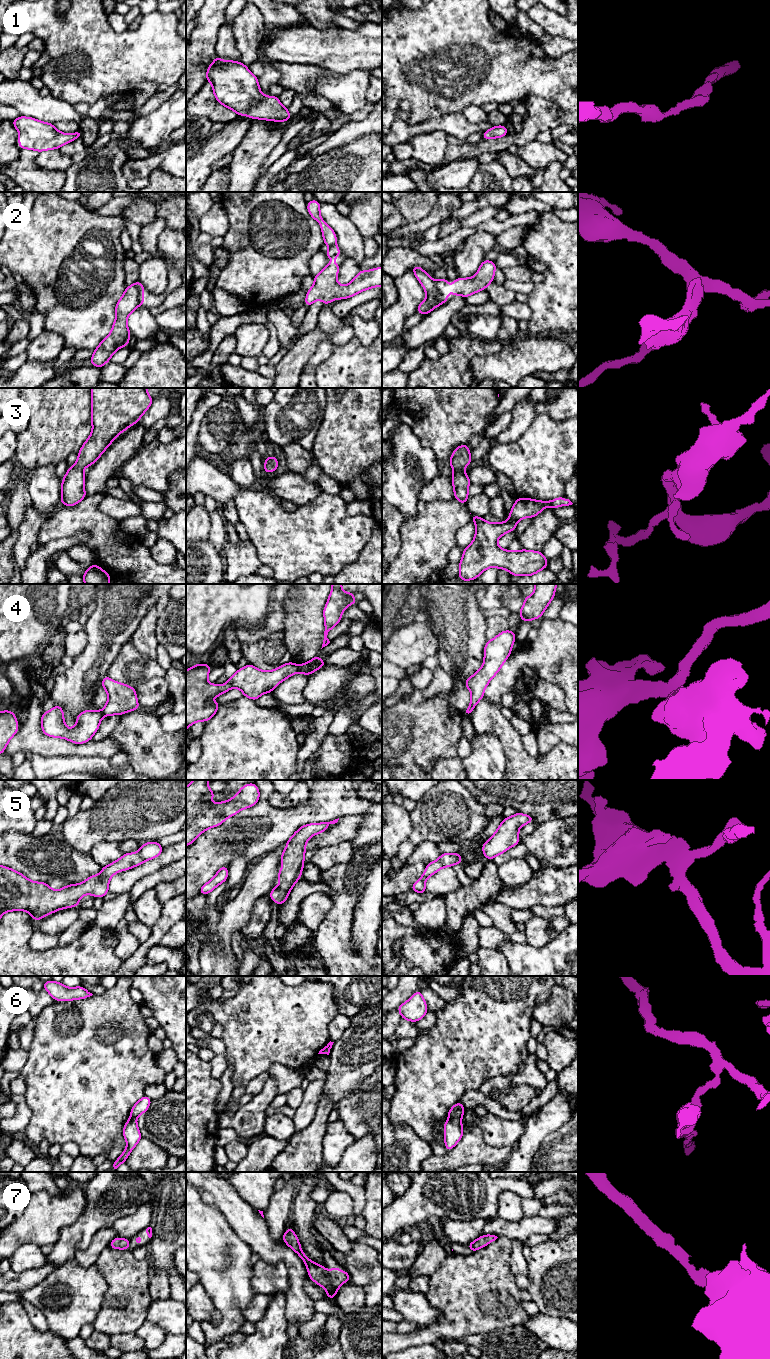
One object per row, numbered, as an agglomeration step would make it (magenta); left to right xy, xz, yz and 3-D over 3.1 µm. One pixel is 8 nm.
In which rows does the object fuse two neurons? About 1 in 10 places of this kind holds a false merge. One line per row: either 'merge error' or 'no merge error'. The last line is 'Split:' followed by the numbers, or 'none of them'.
1: no merge error
2: merge error
3: no merge error
4: merge error
5: no merge error
6: merge error
7: no merge error
Split: 2, 4, 6

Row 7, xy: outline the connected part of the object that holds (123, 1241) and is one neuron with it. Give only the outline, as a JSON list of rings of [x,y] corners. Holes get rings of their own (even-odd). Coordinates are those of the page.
[[[116,1237],[115,1239],[113,1239],[110,1242],[109,1247],[113,1248],[113,1249],[128,1250],[129,1249],[129,1244],[130,1244],[129,1239]]]

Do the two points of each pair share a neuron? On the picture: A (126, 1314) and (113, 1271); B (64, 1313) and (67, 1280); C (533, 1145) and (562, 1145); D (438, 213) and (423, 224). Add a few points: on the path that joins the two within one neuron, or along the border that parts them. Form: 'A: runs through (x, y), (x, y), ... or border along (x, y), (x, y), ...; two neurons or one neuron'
A: runs through (127, 1303), (127, 1285), (124, 1282); one neuron
B: runs through (70, 1305), (73, 1295), (70, 1292), (70, 1288); one neuron
C: border along (558, 1129), (551, 1132), (544, 1139), (532, 1161); two neurons
D: runs through (434, 217), (427, 222); one neuron

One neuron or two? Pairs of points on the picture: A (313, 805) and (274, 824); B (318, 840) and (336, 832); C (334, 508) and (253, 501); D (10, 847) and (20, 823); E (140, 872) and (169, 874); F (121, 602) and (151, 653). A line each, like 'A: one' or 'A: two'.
A: one
B: one
C: one
D: two
E: two
F: two

